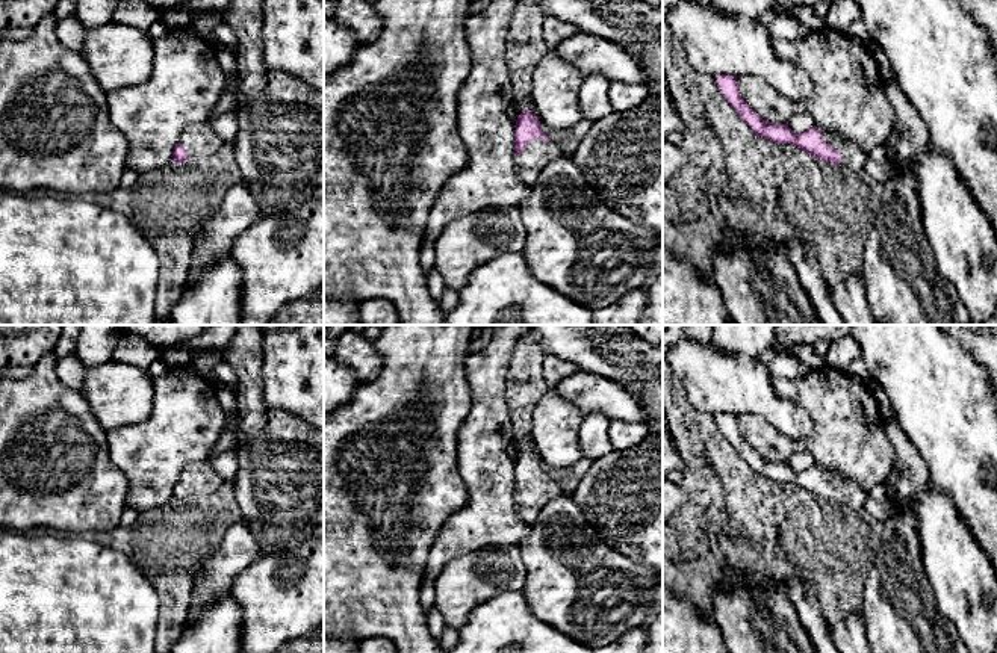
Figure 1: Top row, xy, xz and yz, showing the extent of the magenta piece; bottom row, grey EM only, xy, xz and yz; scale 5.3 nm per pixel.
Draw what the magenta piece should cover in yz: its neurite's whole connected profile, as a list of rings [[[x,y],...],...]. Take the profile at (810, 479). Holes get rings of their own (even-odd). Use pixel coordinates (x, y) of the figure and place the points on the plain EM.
[[[717,413],[716,422],[725,438],[756,475],[775,482],[790,482],[793,485],[799,485],[814,497],[826,499],[831,503],[844,502],[858,512],[865,509],[867,493],[853,479],[844,478],[834,470],[820,469],[815,464],[797,473],[788,466],[788,463],[773,463],[764,460],[741,437],[737,414]]]

